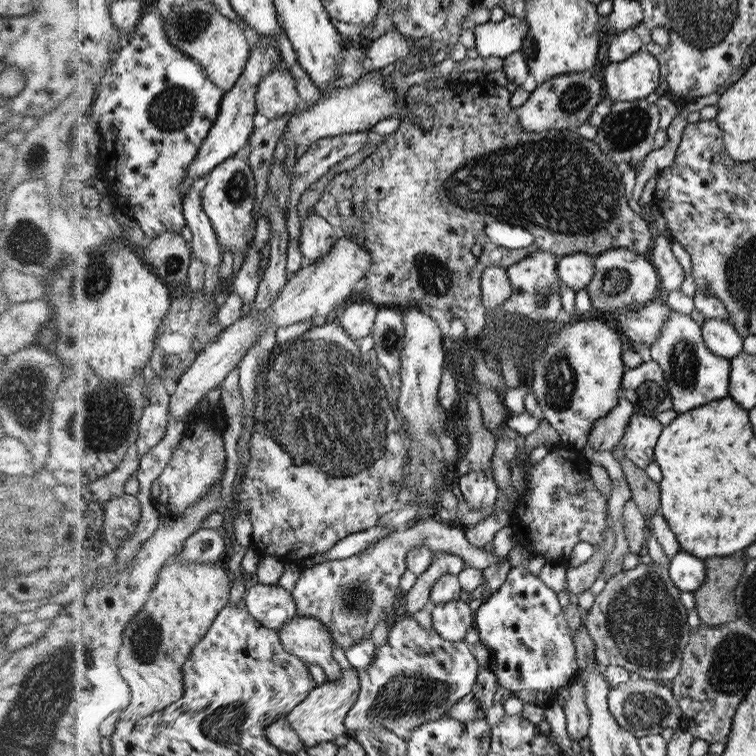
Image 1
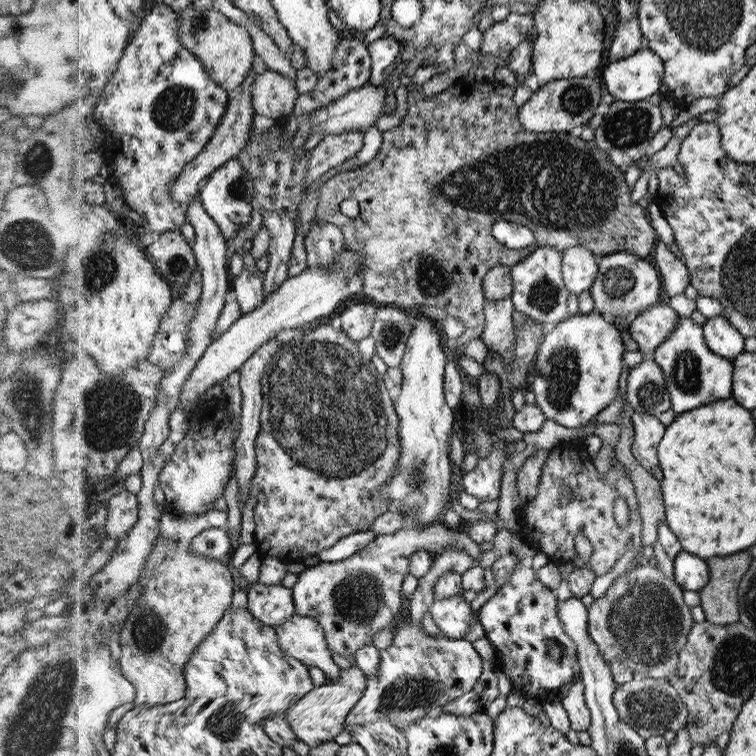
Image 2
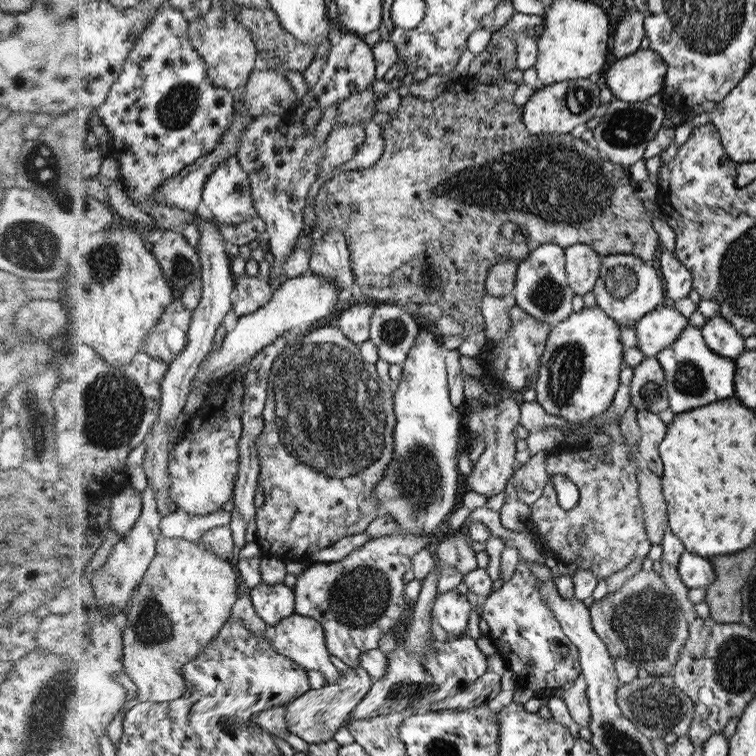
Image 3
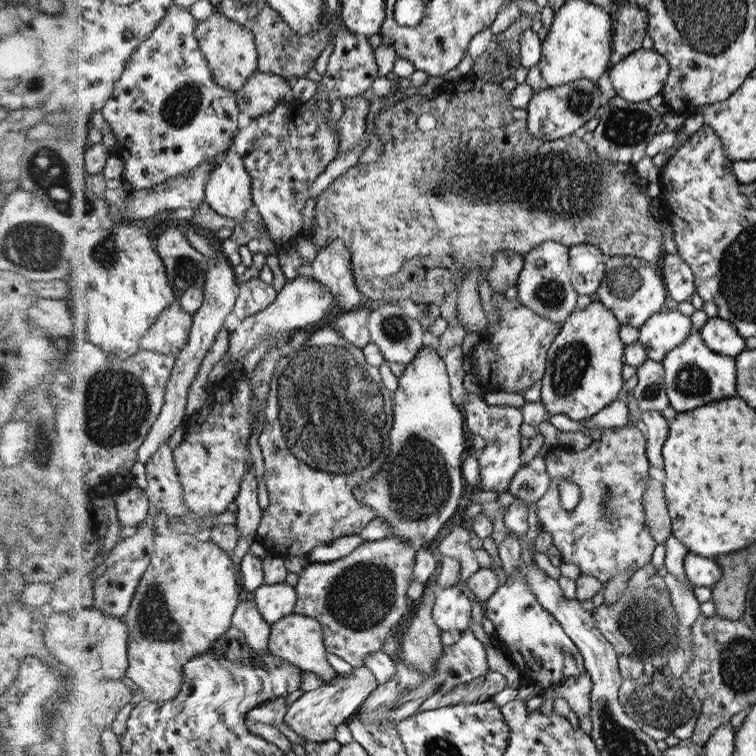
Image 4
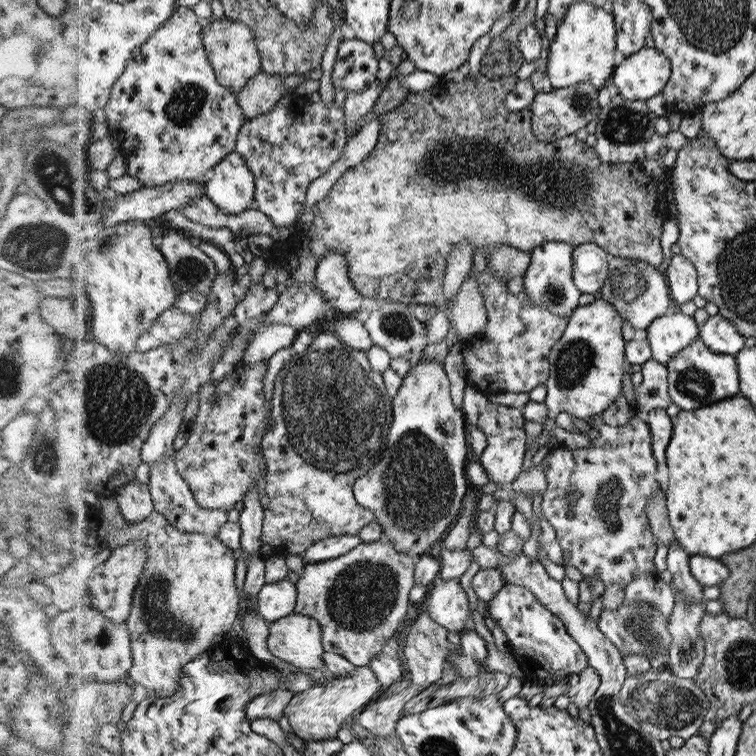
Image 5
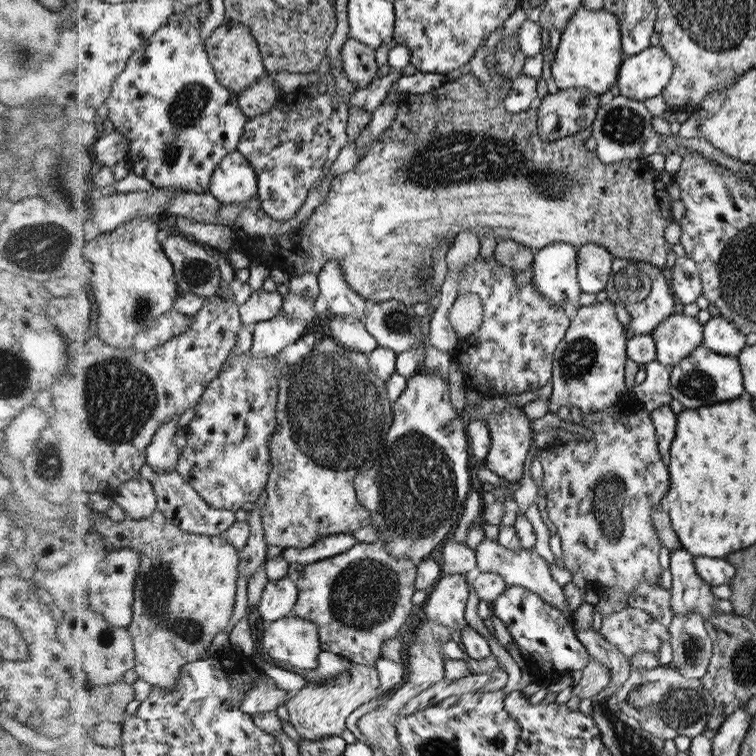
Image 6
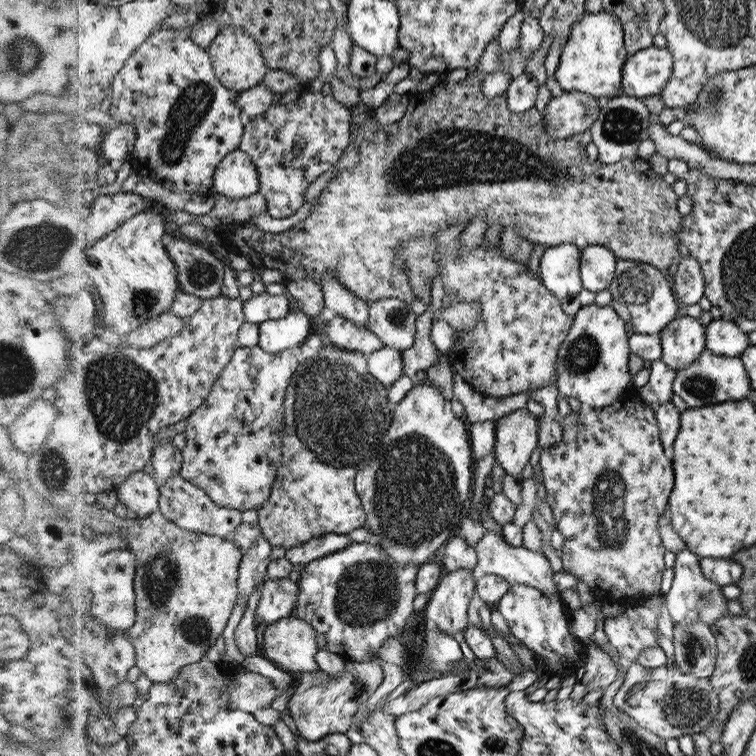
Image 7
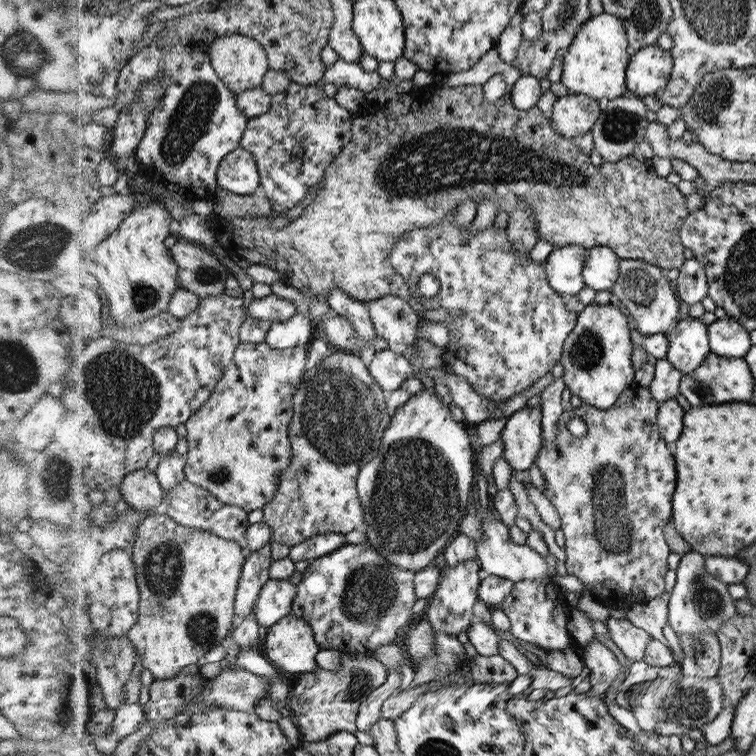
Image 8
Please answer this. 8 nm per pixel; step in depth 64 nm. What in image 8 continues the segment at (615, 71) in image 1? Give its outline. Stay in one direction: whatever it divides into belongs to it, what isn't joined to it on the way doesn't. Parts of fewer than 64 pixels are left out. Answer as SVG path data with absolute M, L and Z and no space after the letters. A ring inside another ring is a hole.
M656 45L632 55L625 72L628 90L639 97L661 93L672 78L673 55Z

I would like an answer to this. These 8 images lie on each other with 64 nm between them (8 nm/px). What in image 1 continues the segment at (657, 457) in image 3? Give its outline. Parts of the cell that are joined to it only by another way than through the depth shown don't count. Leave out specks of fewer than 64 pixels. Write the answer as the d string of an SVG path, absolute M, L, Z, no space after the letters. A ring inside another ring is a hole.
M634 413L618 443L623 446L625 457L644 469L646 464L655 460L652 452L655 452L654 446L657 446L663 430L664 426L656 417Z

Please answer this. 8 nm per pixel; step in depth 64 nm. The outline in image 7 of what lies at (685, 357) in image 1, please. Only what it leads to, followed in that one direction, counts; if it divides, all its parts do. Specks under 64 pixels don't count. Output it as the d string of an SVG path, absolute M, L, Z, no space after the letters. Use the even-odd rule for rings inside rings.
M704 349L692 364L676 370L672 391L686 402L688 408L696 409L726 401L748 399L753 389L750 388L749 373L740 357L722 356Z

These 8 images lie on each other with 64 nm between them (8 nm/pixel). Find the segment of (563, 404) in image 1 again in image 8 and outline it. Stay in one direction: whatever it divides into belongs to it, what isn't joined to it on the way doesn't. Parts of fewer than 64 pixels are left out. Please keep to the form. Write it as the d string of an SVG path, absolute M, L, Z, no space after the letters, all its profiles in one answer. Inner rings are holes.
M596 302L586 305L577 314L577 326L565 340L559 360L563 368L563 381L570 393L578 396L583 403L602 410L616 406L618 396L627 390L634 380L632 368L632 340L626 316L618 307L600 305Z

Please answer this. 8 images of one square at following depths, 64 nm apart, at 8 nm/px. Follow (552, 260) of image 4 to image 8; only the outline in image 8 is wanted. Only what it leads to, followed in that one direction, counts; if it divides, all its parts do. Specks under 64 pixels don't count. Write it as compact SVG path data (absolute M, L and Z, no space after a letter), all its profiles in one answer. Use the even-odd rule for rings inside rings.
M582 246L554 247L545 262L549 284L564 297L576 296L584 288L582 266L585 266L589 250Z

